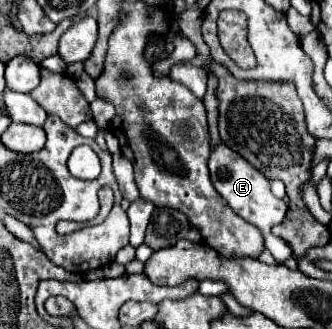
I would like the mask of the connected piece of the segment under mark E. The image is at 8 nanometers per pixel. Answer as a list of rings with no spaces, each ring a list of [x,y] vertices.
[[[219,144],[213,152],[211,152],[211,158],[209,158],[209,170],[211,170],[211,182],[215,186],[215,190],[221,194],[221,198],[229,204],[229,208],[245,218],[247,222],[257,226],[263,236],[265,236],[265,244],[267,244],[267,250],[273,254],[273,258],[277,263],[282,264],[291,256],[291,248],[277,236],[271,234],[271,228],[273,226],[281,224],[281,220],[285,218],[285,212],[287,212],[287,202],[281,200],[281,198],[275,198],[269,190],[269,180],[259,172],[255,170],[249,162],[245,162],[239,154],[235,154],[233,150],[229,150],[225,144]]]

